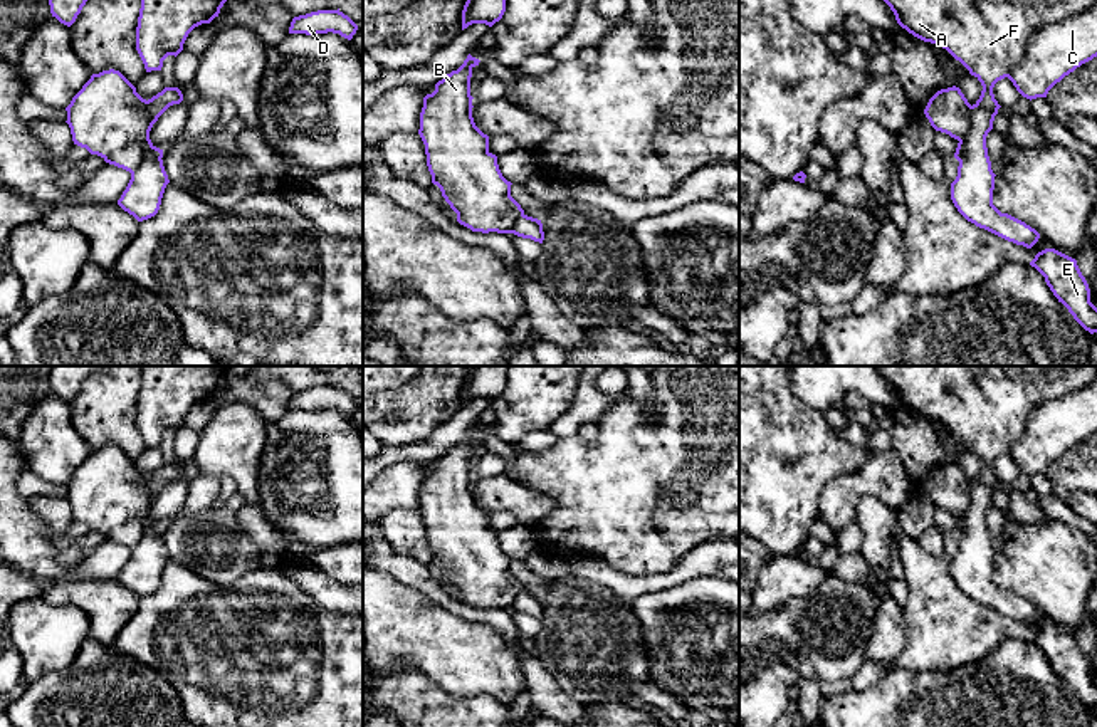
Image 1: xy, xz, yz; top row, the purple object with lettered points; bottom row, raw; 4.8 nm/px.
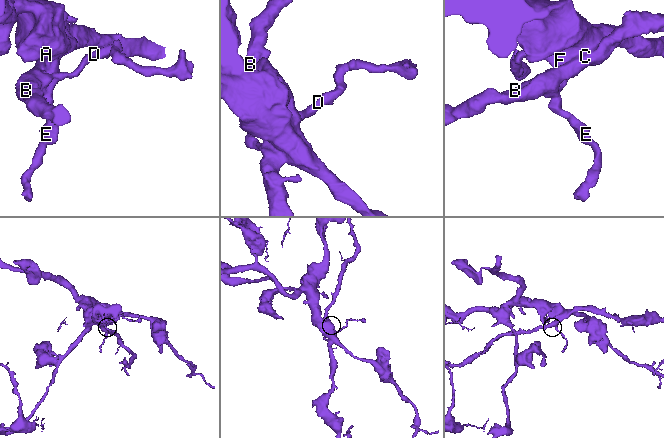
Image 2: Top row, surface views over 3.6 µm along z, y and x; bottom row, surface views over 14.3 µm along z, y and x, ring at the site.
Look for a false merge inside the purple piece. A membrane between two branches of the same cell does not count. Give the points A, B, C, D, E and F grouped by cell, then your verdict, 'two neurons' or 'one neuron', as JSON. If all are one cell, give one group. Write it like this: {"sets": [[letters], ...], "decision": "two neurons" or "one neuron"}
{"sets": [["A", "B", "C", "D", "E", "F"]], "decision": "one neuron"}

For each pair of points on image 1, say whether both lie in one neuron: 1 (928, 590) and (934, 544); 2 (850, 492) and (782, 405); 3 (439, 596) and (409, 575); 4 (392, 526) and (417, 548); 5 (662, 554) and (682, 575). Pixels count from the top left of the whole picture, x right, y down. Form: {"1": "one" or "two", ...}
{"1": "two", "2": "two", "3": "one", "4": "one", "5": "two"}

